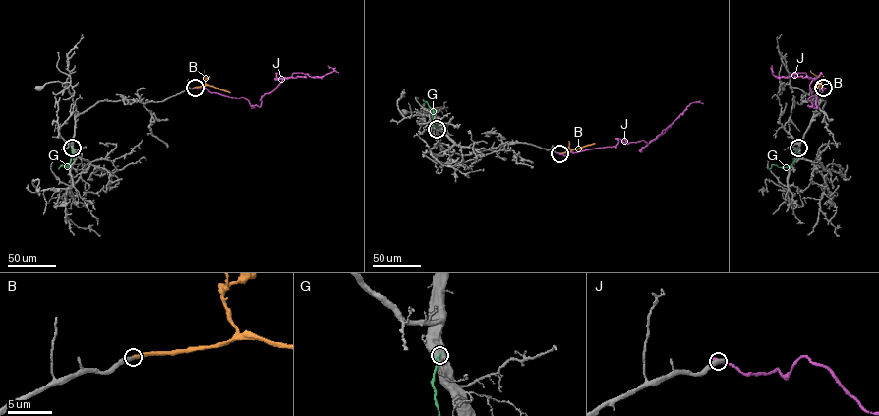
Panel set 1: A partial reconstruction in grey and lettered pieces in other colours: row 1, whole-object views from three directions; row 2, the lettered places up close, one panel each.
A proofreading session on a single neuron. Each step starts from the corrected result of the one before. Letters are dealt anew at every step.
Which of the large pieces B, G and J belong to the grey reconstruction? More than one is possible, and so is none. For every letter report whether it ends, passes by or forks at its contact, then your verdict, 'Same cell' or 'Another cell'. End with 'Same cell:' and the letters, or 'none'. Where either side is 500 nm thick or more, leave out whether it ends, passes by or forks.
B: It ends there. Same cell
G: Another cell
J: Another cell
Same cell: B

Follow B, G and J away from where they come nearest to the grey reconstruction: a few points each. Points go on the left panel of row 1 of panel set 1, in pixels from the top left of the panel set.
B: (195, 87), (209, 85), (230, 92)
G: (72, 148), (68, 167), (62, 164), (58, 169)
J: (195, 88), (245, 98), (252, 108), (260, 106), (262, 96), (294, 73), (322, 78), (333, 71), (328, 65)

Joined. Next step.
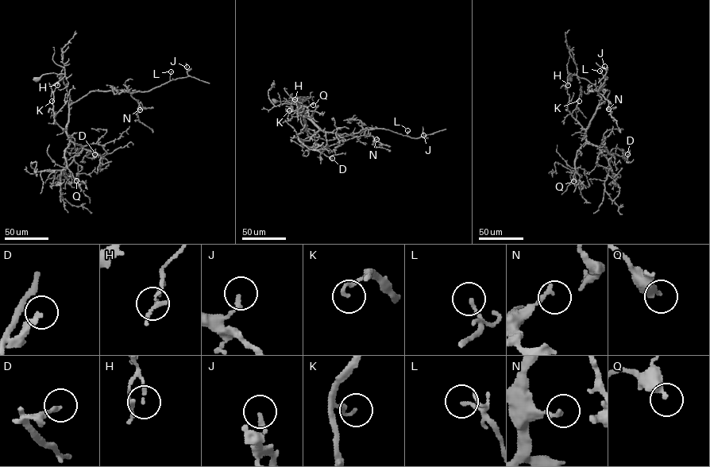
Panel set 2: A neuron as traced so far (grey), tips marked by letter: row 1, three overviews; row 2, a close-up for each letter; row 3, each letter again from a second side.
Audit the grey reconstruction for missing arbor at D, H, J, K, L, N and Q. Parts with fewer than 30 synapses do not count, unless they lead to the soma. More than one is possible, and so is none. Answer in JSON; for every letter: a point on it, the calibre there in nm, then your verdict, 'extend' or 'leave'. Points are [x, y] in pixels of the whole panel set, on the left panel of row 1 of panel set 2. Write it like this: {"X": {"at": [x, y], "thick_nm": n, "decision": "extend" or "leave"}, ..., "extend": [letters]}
{"D": {"at": [94, 154], "thick_nm": 200, "decision": "leave"}, "H": {"at": [57, 85], "thick_nm": 120, "decision": "leave"}, "J": {"at": [187, 67], "thick_nm": 200, "decision": "leave"}, "K": {"at": [52, 101], "thick_nm": 120, "decision": "leave"}, "L": {"at": [171, 71], "thick_nm": 160, "decision": "leave"}, "N": {"at": [140, 109], "thick_nm": 200, "decision": "leave"}, "Q": {"at": [76, 180], "thick_nm": 360, "decision": "leave"}, "extend": []}

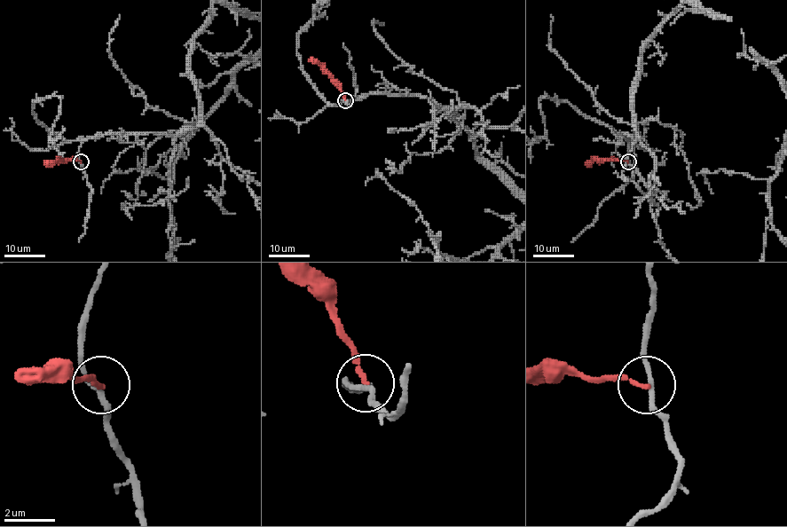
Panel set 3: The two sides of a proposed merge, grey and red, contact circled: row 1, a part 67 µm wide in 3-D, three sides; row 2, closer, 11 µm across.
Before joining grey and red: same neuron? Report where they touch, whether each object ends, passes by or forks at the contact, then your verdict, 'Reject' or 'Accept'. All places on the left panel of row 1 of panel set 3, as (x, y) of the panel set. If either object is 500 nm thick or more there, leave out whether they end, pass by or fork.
Place: (81, 161). At the ring grey passes by. At the ring red ends. Reject

